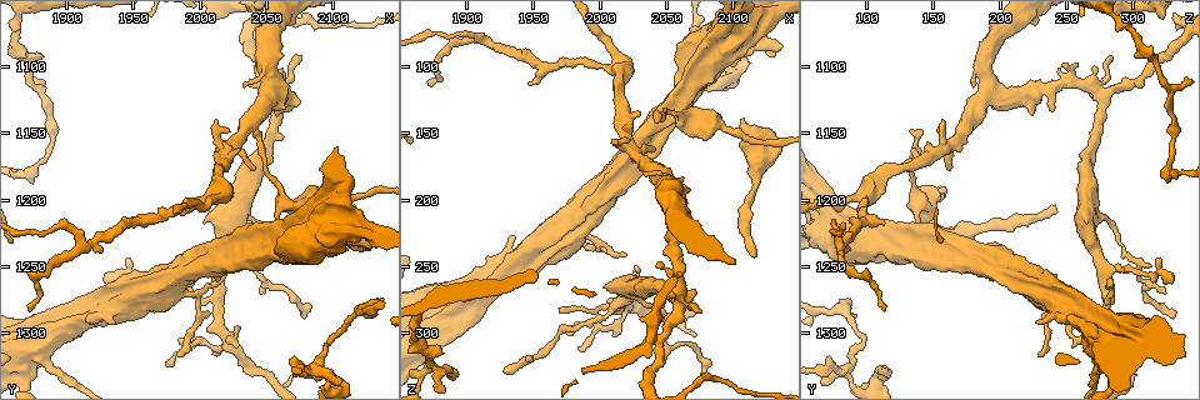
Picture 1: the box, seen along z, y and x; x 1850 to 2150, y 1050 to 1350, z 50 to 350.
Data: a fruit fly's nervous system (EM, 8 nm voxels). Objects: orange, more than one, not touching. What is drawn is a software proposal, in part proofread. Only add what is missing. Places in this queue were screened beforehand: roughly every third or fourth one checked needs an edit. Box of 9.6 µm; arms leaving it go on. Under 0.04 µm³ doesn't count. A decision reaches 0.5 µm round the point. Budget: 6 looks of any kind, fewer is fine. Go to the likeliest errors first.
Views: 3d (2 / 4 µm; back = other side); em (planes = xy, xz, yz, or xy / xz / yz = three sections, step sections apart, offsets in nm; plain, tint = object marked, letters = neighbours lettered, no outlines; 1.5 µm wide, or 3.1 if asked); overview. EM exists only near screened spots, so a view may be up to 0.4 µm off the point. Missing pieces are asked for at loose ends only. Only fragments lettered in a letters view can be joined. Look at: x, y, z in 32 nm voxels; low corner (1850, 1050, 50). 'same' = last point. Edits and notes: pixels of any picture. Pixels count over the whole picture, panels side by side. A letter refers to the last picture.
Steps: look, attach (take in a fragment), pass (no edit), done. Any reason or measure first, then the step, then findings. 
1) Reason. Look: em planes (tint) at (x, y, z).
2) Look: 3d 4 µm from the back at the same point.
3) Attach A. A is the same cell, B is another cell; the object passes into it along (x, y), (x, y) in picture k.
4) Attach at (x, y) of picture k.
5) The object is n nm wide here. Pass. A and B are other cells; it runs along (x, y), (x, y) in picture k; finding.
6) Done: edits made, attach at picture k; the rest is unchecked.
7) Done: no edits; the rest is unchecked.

Free end. Look: 3d 2 µm at (2118, 1208, 244).

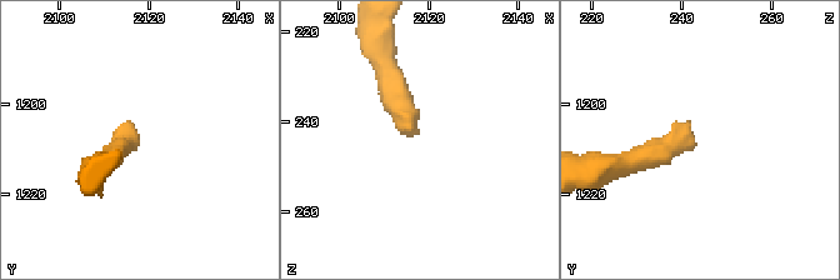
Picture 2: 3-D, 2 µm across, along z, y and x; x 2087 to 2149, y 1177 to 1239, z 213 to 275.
Look: em xy step 4 (letters) at (2116, 1207, 242).

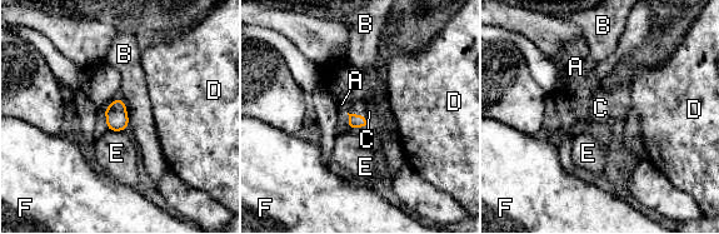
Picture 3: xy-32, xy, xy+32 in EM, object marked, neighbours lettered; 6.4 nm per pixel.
Look: em planes (letters) at the same point.

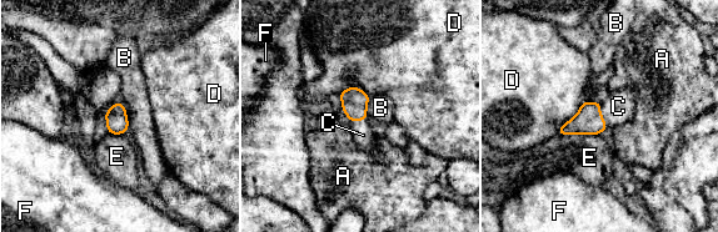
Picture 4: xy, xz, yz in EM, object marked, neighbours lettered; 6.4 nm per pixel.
The object is 140 nm wide here. Attach C. C is the same cell, A, B, D, E and F are other cells; the object passes into it along (588, 120), (601, 114), (618, 106) in picture 4; the cell continues.

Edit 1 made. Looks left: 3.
Look: overview.

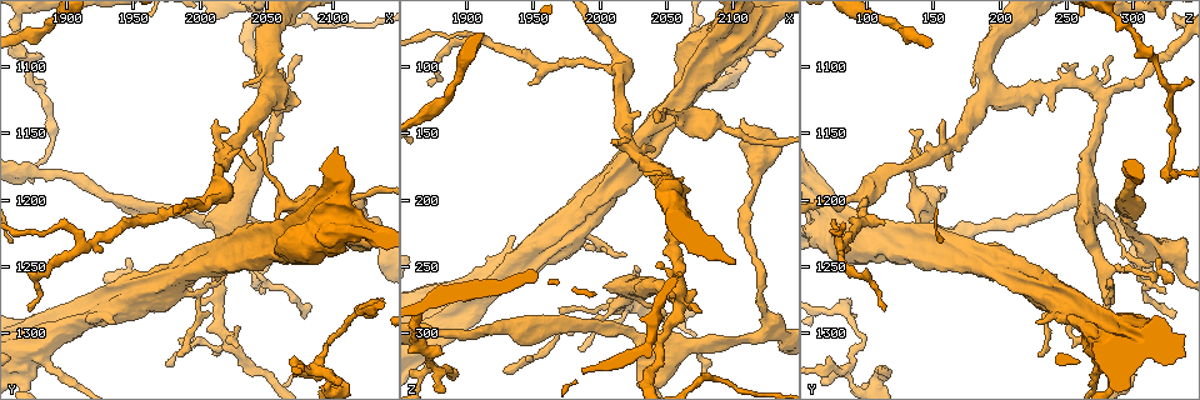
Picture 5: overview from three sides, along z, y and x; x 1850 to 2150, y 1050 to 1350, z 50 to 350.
Free end. Look: em xy step 8 (plain) at (2044, 1098, 248).

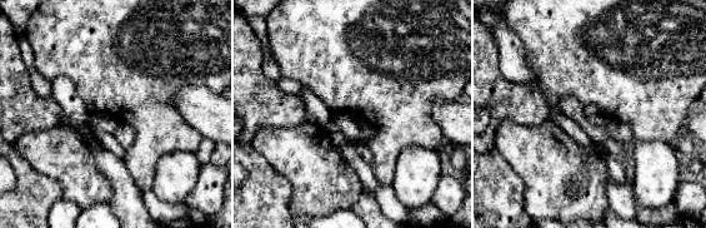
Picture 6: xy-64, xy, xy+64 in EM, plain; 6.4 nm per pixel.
See the neighbours. Look: em xy step 8 (letters) at the same point.

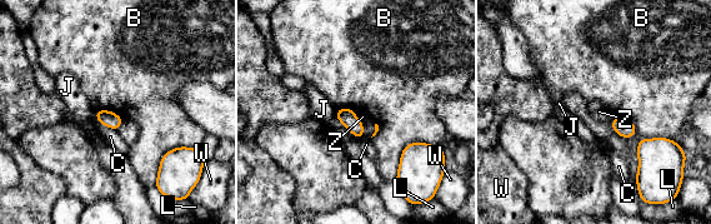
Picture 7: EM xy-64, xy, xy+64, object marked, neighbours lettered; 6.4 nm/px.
Pass. B, C, J, L, W and Z are other cells; a border runs along (664, 137), (639, 140), (636, 175) in picture 7; no lettered fragment goes on from it.

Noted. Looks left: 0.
Done: edits made, attach at picture 4; the rest is unchecked.

